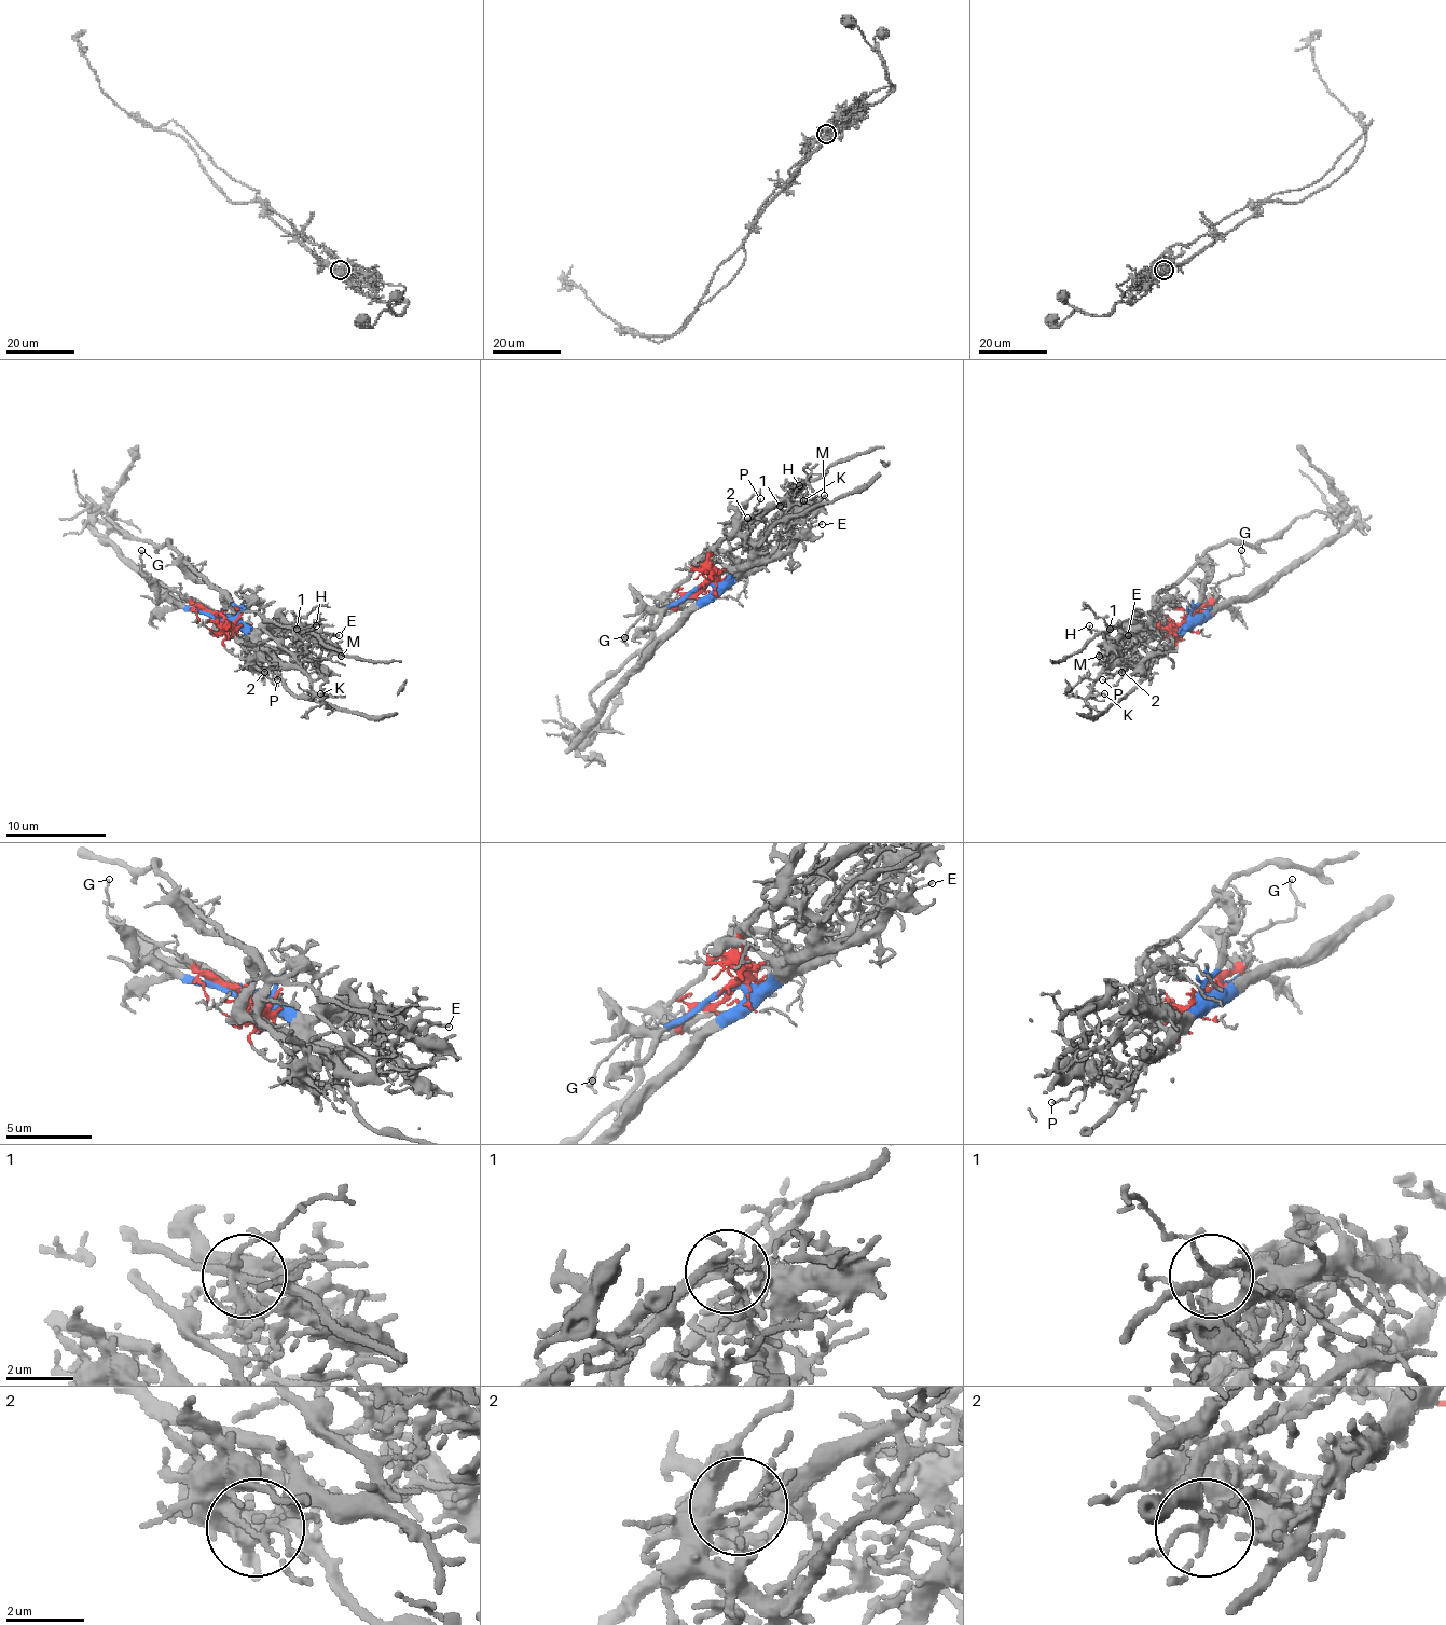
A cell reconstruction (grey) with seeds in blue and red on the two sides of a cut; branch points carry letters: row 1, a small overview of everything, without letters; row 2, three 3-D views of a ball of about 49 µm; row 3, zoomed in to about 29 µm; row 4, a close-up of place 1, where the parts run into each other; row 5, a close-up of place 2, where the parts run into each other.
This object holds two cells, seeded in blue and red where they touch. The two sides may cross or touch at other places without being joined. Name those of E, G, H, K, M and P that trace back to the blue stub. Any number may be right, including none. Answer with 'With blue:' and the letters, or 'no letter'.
With blue: E, M, P

